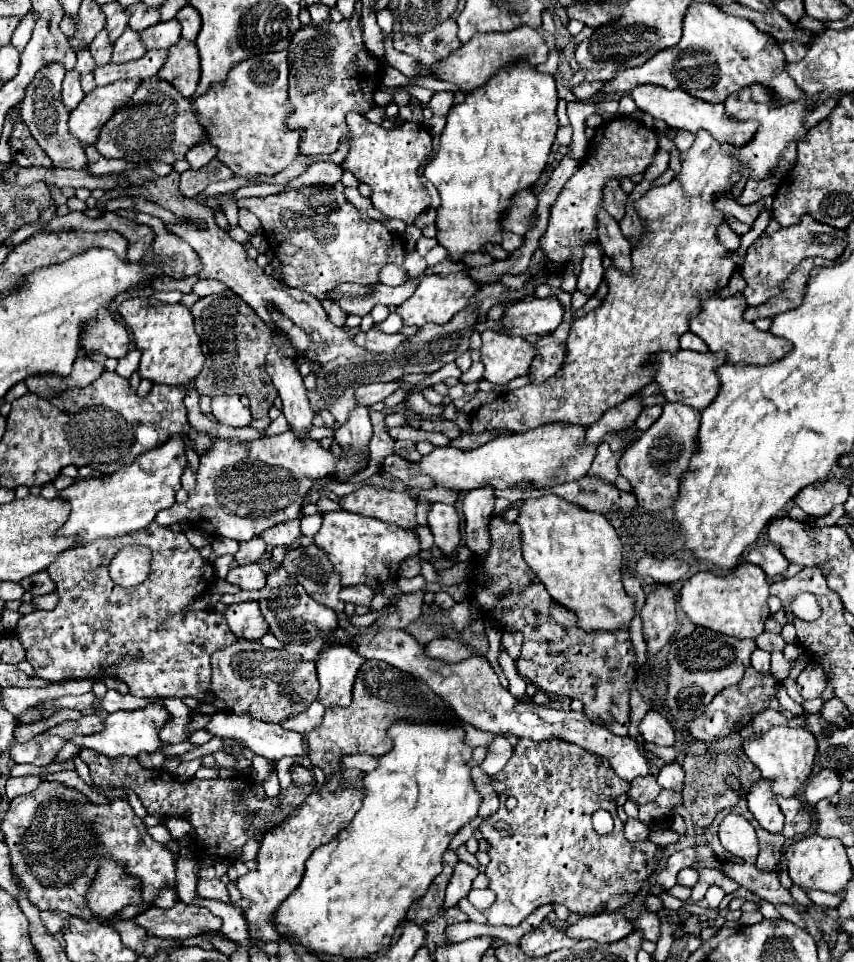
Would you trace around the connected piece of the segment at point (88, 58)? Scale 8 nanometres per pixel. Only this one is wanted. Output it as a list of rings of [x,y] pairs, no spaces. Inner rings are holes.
[[[77,46],[73,50],[77,52],[77,66],[75,66],[75,70],[81,72],[81,74],[93,72],[95,70],[95,60],[93,60],[93,56],[89,52],[89,46]]]

